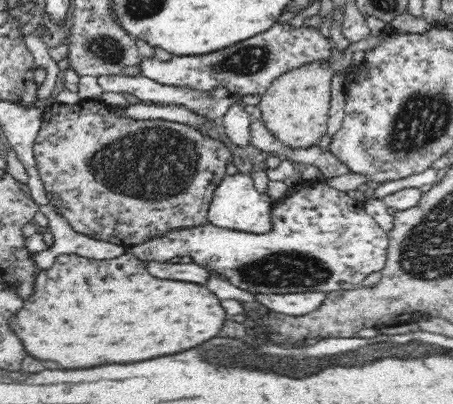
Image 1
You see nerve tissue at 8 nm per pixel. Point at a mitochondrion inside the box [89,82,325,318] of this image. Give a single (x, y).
(210, 104)

